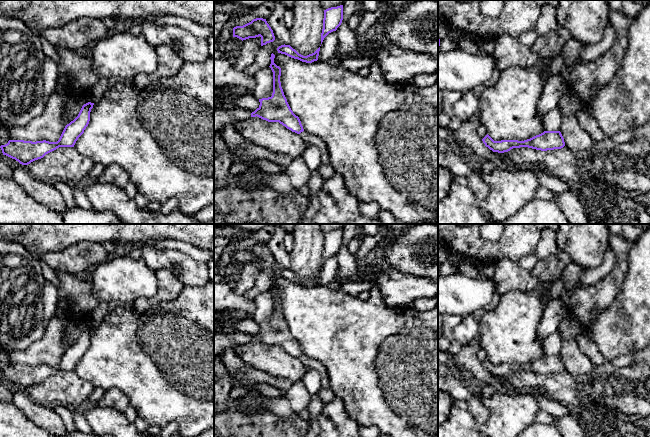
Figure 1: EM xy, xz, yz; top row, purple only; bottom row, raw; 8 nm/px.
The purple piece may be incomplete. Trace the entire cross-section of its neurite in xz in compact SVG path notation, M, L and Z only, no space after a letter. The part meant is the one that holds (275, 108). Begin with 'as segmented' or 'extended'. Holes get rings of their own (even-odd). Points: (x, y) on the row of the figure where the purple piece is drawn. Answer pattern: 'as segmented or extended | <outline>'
as segmented | M271 54L270 68L273 72L273 93L271 97L259 99L259 107L251 117L259 117L268 122L279 122L287 129L300 134L304 131L301 121L291 110L281 87L281 68L274 63L275 55Z

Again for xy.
as segmented | M88 102L82 106L78 116L65 126L57 142L9 140L7 144L0 146L3 155L15 159L22 165L28 165L59 147L74 147L89 124L93 105L94 103Z

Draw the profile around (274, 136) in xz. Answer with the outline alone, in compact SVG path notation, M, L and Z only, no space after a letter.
M249 116L247 119L236 121L233 126L252 143L288 155L292 159L302 157L307 147L299 134L279 122L268 122L257 116Z

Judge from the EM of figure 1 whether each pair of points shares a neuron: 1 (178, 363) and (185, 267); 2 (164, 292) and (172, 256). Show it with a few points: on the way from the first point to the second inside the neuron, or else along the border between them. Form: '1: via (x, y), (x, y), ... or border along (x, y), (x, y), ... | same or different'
1: border along (203, 284), (187, 285), (185, 287) | different
2: border along (155, 271), (168, 270), (185, 286) | different

